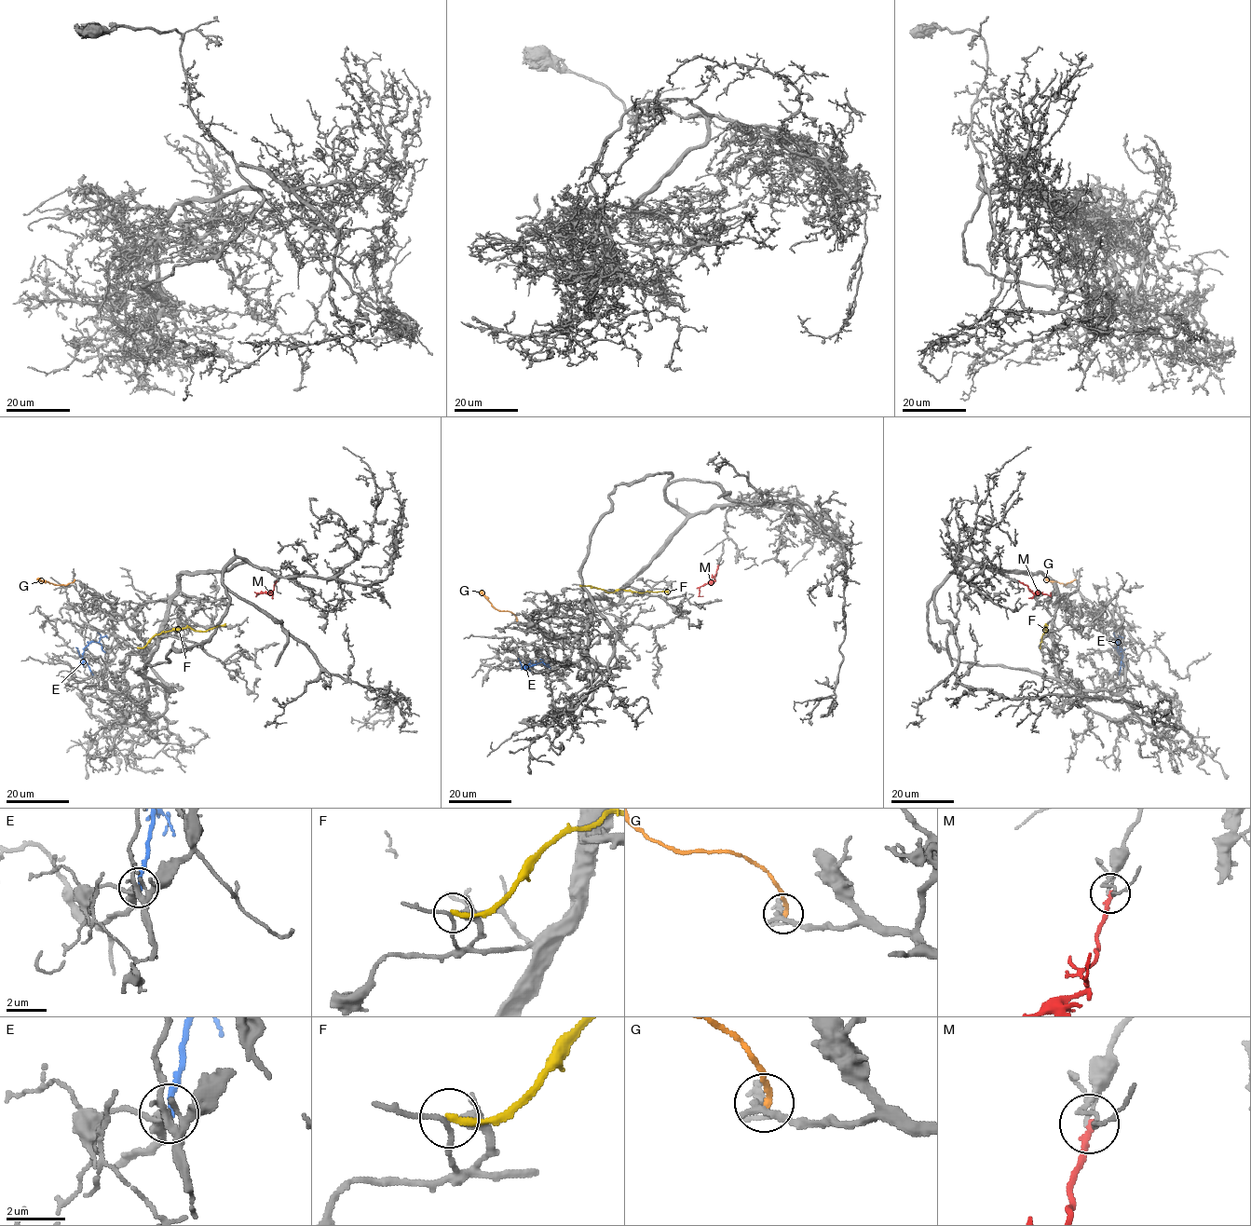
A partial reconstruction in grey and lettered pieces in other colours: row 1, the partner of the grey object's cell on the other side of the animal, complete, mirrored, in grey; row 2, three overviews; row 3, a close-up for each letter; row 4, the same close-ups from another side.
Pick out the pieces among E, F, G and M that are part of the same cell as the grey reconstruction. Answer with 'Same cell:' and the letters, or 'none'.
Same cell: none

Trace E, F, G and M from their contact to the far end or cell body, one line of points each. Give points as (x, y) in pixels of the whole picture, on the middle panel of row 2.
E: (535, 664), (524, 668), (542, 661), (550, 668)
F: (579, 585), (614, 592), (621, 589), (638, 592), (669, 591)
G: (516, 620), (509, 612), (496, 609), (481, 591)
M: (718, 565), (714, 578), (700, 588), (700, 595), (702, 596)

